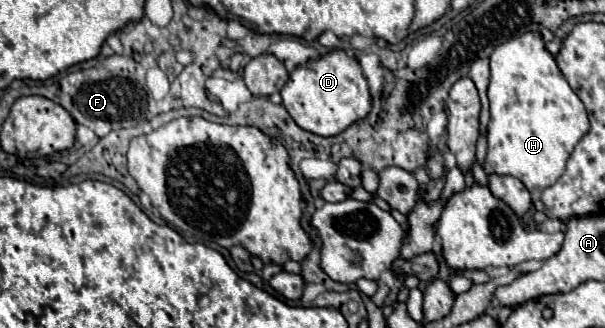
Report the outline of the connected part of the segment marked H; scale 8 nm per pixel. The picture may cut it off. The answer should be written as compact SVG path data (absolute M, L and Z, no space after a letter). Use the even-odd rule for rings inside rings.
M539 31L525 33L517 39L497 45L489 57L491 61L491 81L489 81L489 105L491 119L487 125L487 175L511 175L519 179L531 193L553 185L569 159L577 141L587 133L589 119L581 99L569 87L565 75L557 67L555 57L545 49L545 41Z

